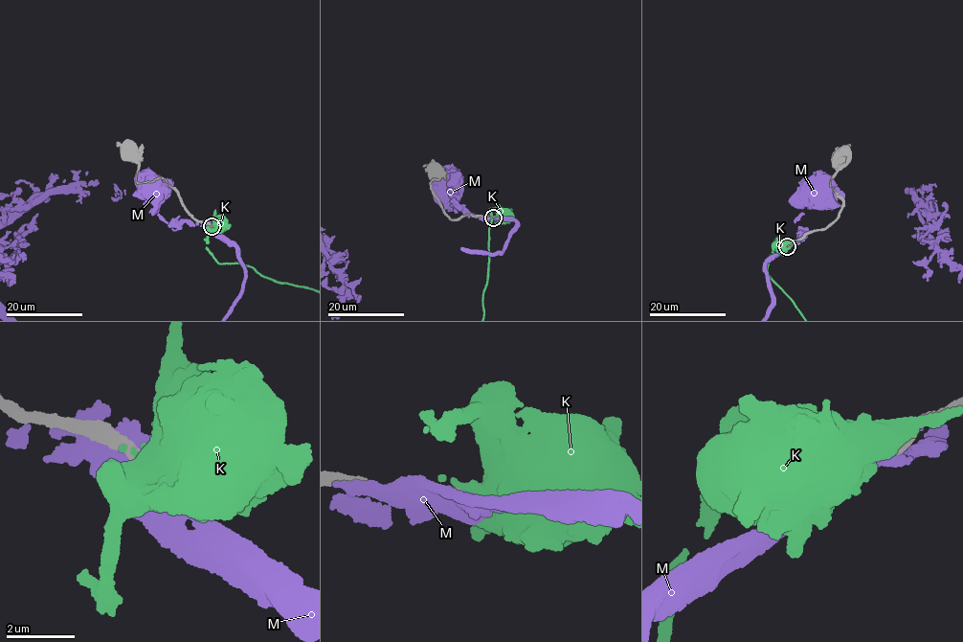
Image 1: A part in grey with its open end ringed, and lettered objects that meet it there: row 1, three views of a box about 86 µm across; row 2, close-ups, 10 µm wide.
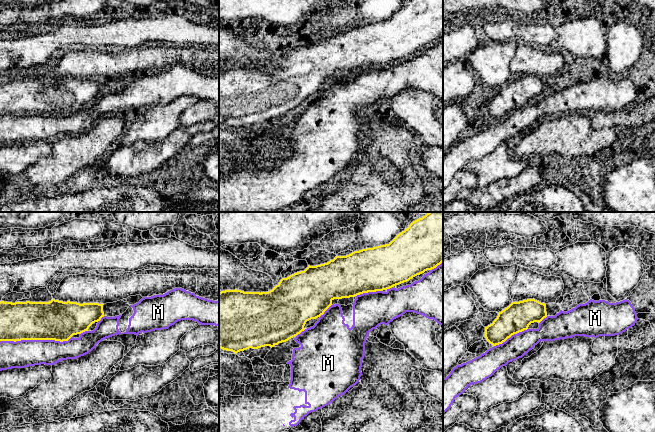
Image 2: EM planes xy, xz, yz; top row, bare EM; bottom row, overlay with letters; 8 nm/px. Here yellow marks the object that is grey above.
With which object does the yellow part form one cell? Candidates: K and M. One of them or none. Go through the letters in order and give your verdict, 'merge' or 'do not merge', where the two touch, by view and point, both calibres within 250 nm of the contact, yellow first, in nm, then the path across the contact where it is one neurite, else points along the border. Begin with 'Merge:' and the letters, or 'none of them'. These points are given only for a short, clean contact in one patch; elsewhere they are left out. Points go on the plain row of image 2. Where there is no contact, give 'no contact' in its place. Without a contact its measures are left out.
Merge: none of them
K: do not merge; no contact
M: do not merge; meets yellow in xy at (35, 115); 320 nm thick on the yellow side, 220 nm on the other

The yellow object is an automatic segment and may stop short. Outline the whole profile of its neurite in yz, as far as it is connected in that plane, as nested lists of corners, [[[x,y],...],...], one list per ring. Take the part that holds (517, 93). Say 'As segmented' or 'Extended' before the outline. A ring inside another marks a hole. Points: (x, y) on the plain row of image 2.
As segmented. [[[535,75],[512,78],[485,103],[485,114],[493,122],[502,120],[512,111],[527,106],[531,99],[540,99],[546,93],[546,80]]]

